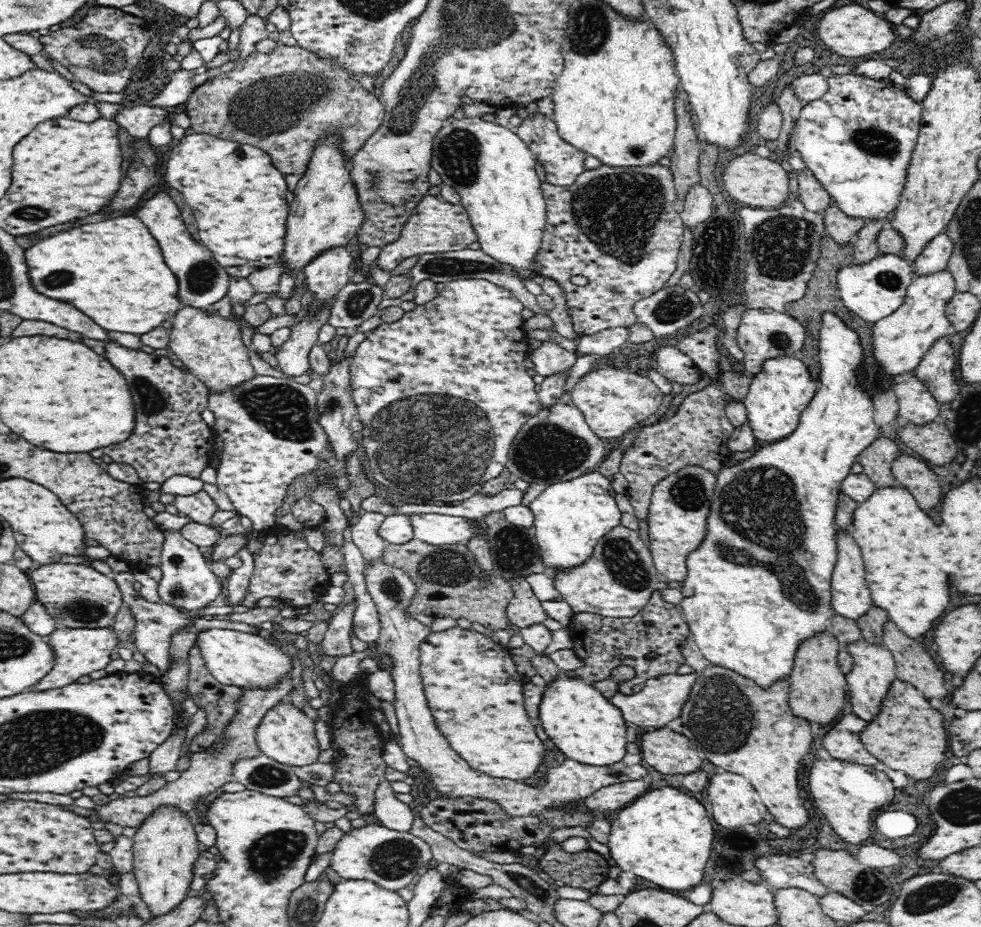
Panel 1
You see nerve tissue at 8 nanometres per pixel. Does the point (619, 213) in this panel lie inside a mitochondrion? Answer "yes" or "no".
yes

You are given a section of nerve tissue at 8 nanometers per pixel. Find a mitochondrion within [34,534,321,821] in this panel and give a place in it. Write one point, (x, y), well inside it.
(82, 610)

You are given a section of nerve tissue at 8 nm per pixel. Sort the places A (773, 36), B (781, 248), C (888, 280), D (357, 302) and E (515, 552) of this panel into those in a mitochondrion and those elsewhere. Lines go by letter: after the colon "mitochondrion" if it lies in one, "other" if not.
A: other
B: mitochondrion
C: mitochondrion
D: mitochondrion
E: mitochondrion

